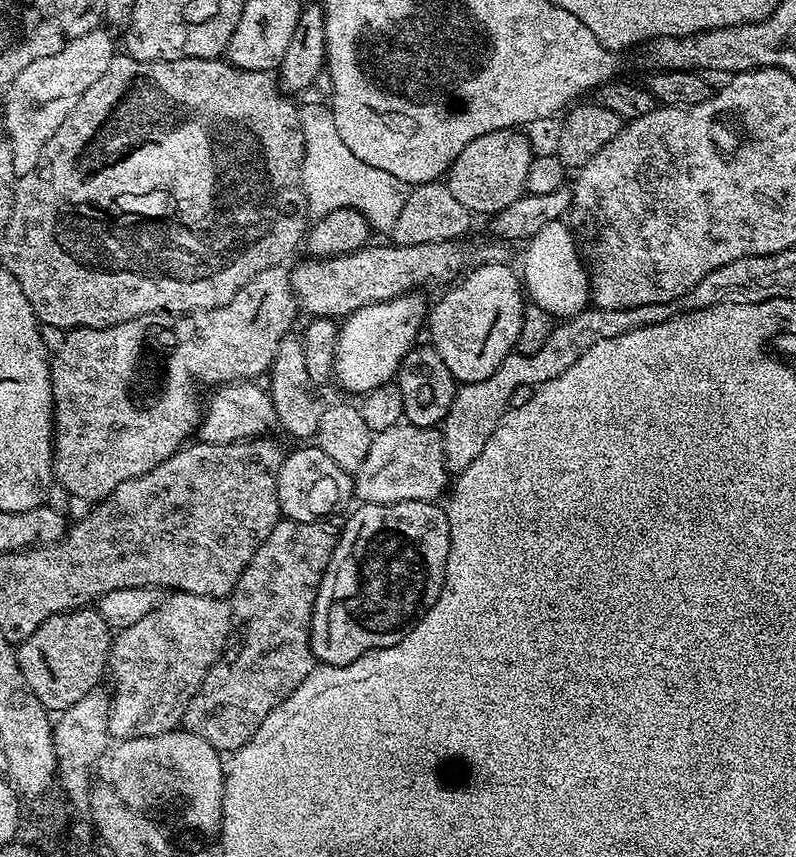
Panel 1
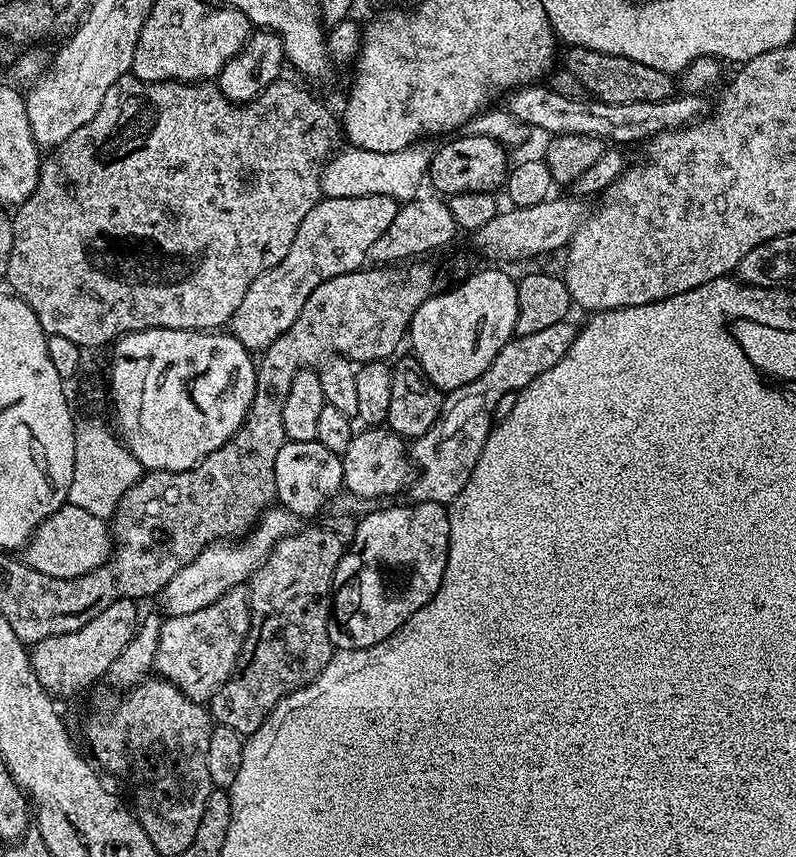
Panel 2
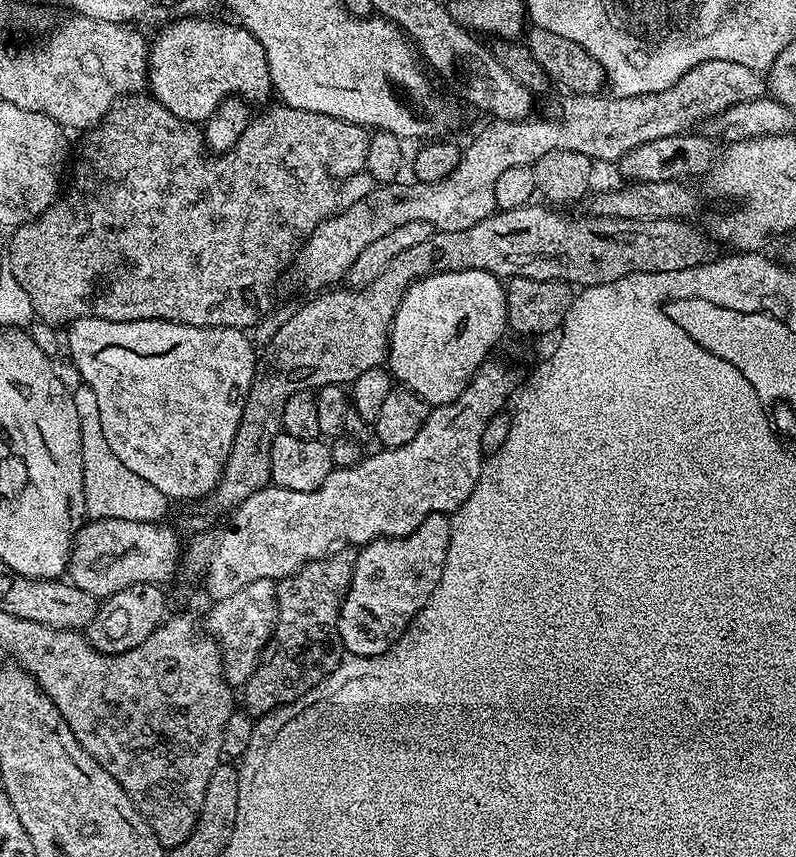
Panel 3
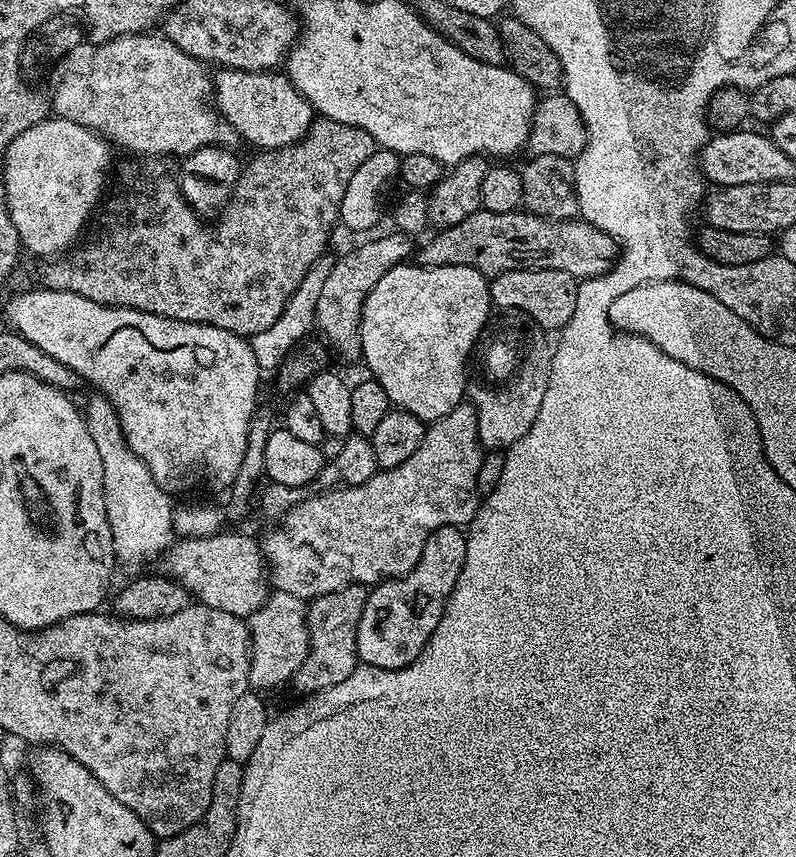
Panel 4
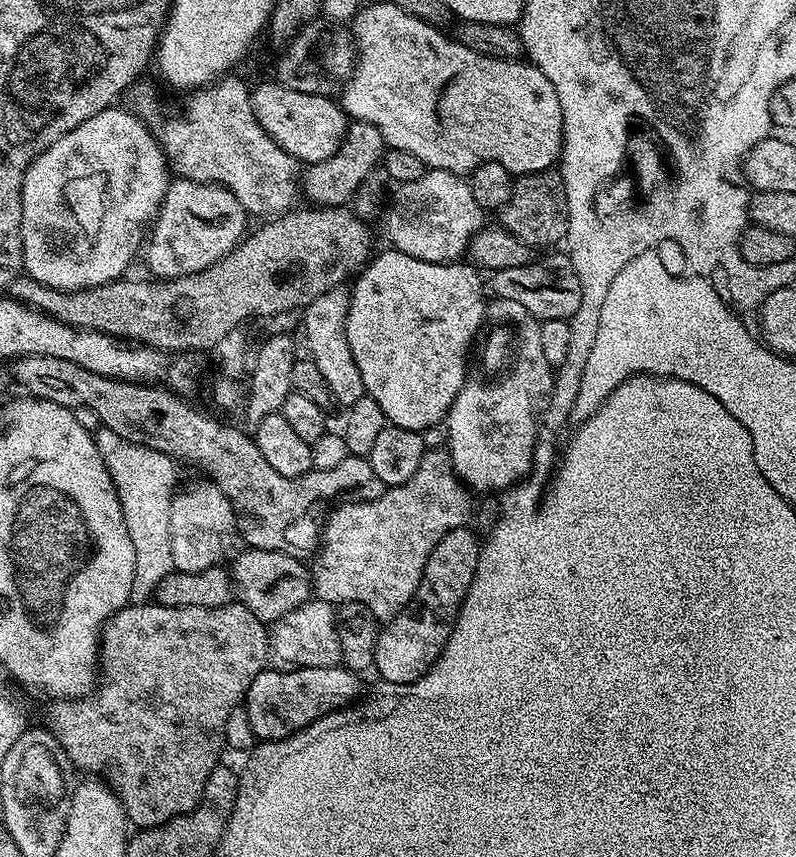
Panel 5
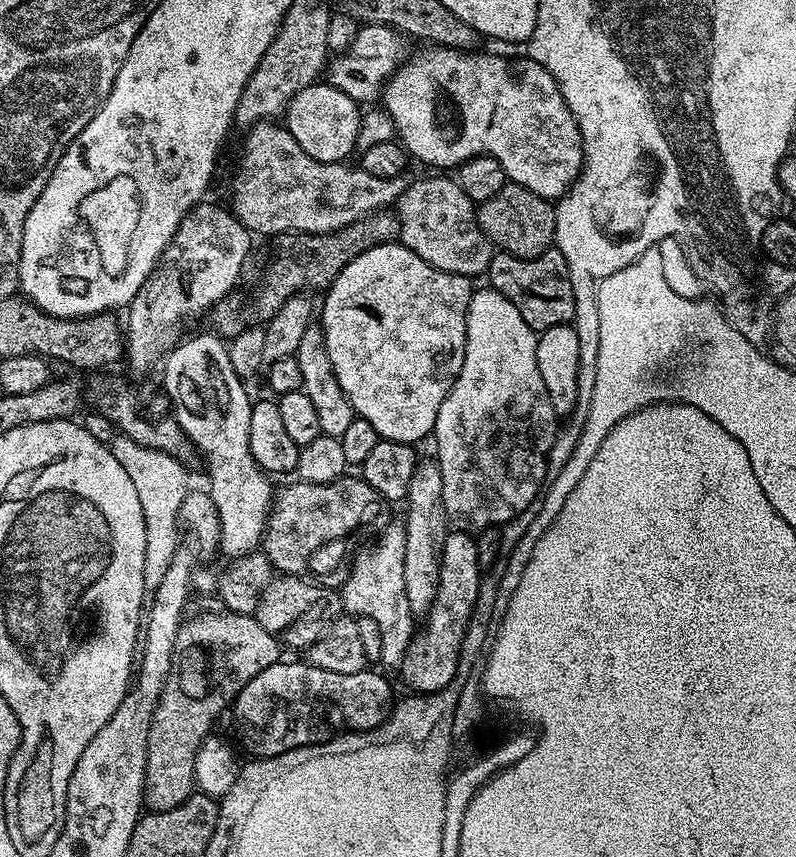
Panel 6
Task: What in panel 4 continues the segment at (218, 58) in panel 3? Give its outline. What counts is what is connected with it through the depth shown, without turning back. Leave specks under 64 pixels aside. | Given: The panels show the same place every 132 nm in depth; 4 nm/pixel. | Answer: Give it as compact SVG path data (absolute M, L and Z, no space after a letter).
M220 68L212 76L214 107L241 141L249 140L253 149L267 150L297 144L310 130L314 119L312 103L279 71L239 72Z

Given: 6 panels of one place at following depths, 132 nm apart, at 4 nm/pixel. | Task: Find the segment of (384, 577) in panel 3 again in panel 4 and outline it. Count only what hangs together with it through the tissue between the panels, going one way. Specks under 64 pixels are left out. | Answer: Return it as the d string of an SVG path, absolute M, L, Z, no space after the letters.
M457 525L442 526L426 538L426 546L422 550L422 558L414 570L404 576L383 580L375 585L368 594L366 606L362 610L362 618L358 622L355 634L357 659L366 666L378 669L402 669L416 660L418 654L431 638L445 610L448 595L458 582L458 574L462 574L462 566L466 562L466 535Z

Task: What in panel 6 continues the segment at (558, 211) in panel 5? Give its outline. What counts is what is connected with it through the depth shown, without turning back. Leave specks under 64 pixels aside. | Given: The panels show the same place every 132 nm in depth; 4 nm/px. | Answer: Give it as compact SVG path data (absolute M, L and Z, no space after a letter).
M505 182L494 198L478 205L476 218L482 234L493 246L523 260L540 256L547 248L553 247L556 239L556 210L553 201L511 182Z

